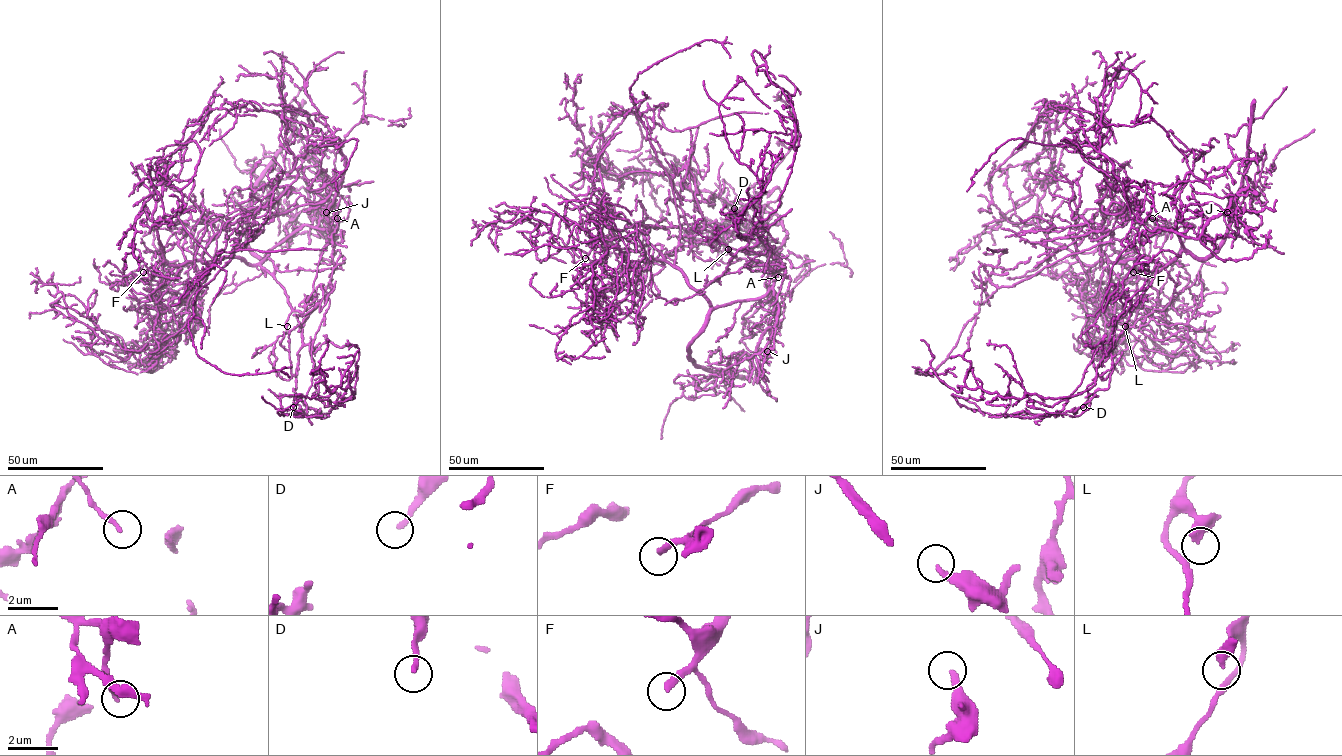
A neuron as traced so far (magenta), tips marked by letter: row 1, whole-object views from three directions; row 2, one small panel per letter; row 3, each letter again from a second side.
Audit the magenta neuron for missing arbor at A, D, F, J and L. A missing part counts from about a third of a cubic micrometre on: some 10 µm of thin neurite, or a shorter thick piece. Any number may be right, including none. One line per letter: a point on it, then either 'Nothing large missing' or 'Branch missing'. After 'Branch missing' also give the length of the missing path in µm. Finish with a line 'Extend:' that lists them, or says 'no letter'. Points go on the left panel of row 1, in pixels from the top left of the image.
A: Place: (337, 218). Nothing large missing
D: Place: (293, 407). Nothing large missing
F: Place: (143, 272). Branch missing. Missing length about 35 µm
J: Place: (326, 212). Branch missing. Missing length about 60 µm
L: Place: (287, 326). Nothing large missing
Extend: F, J

